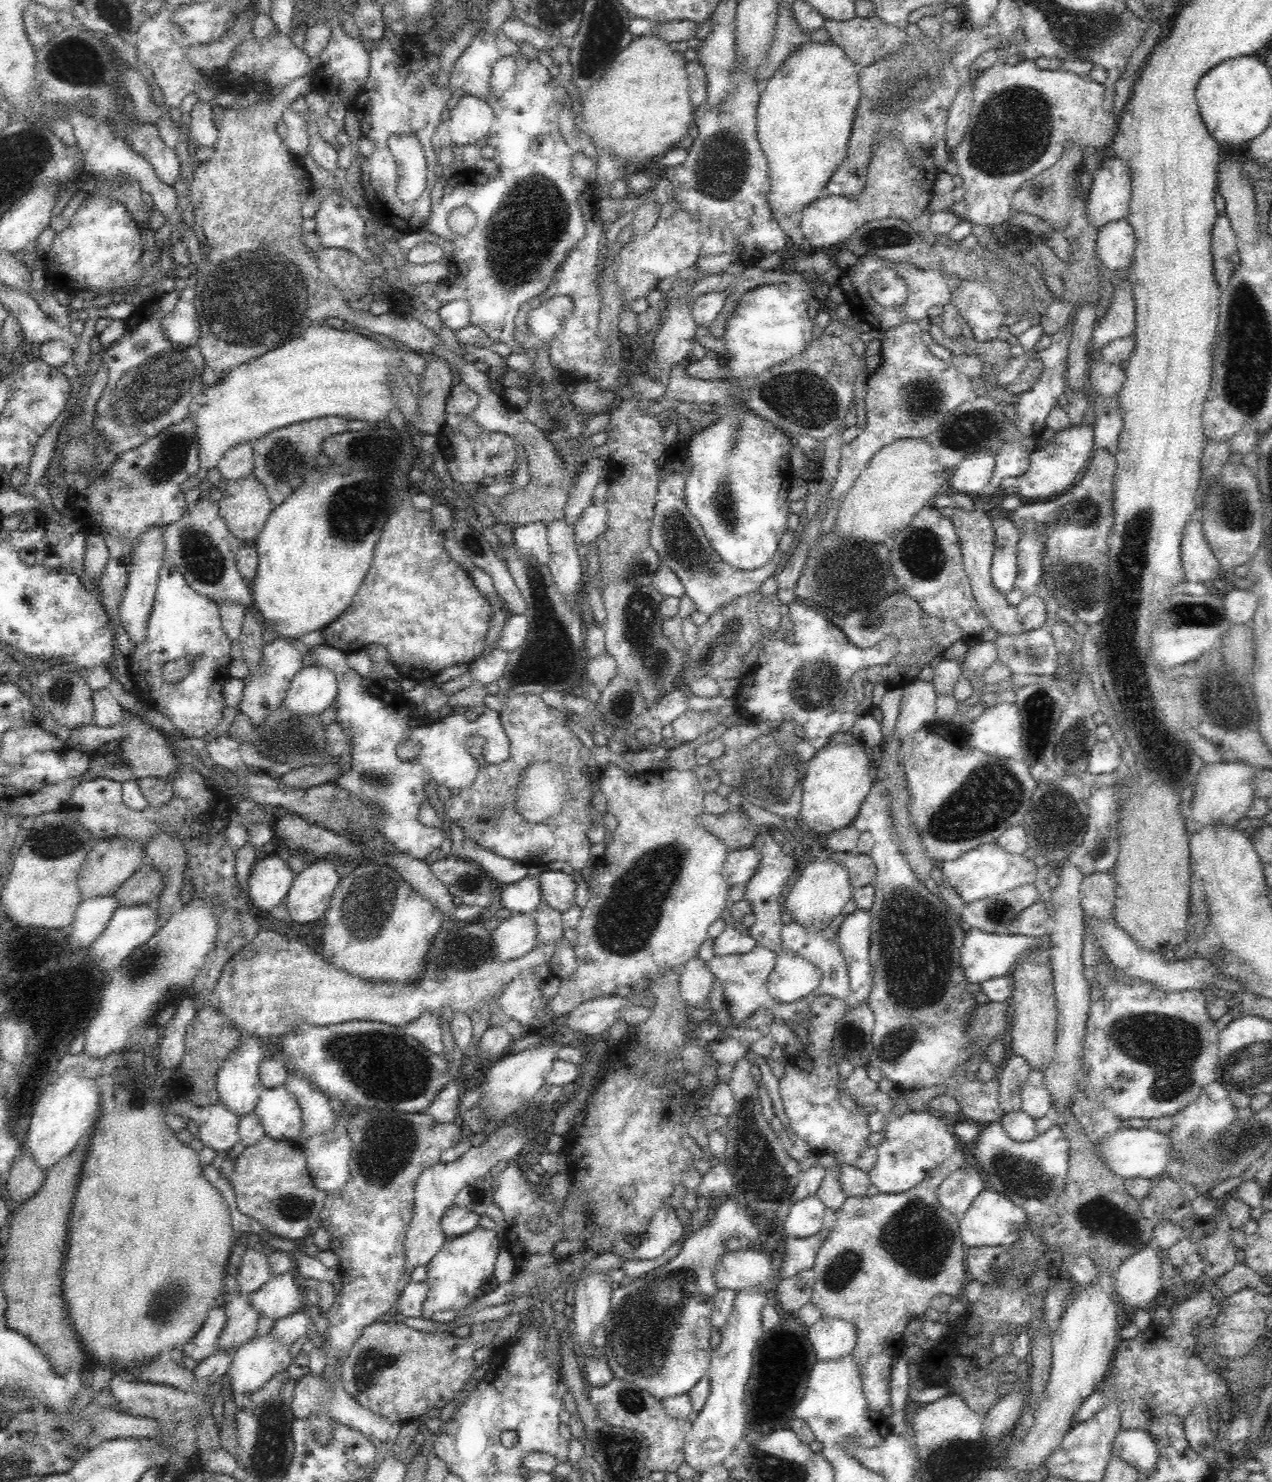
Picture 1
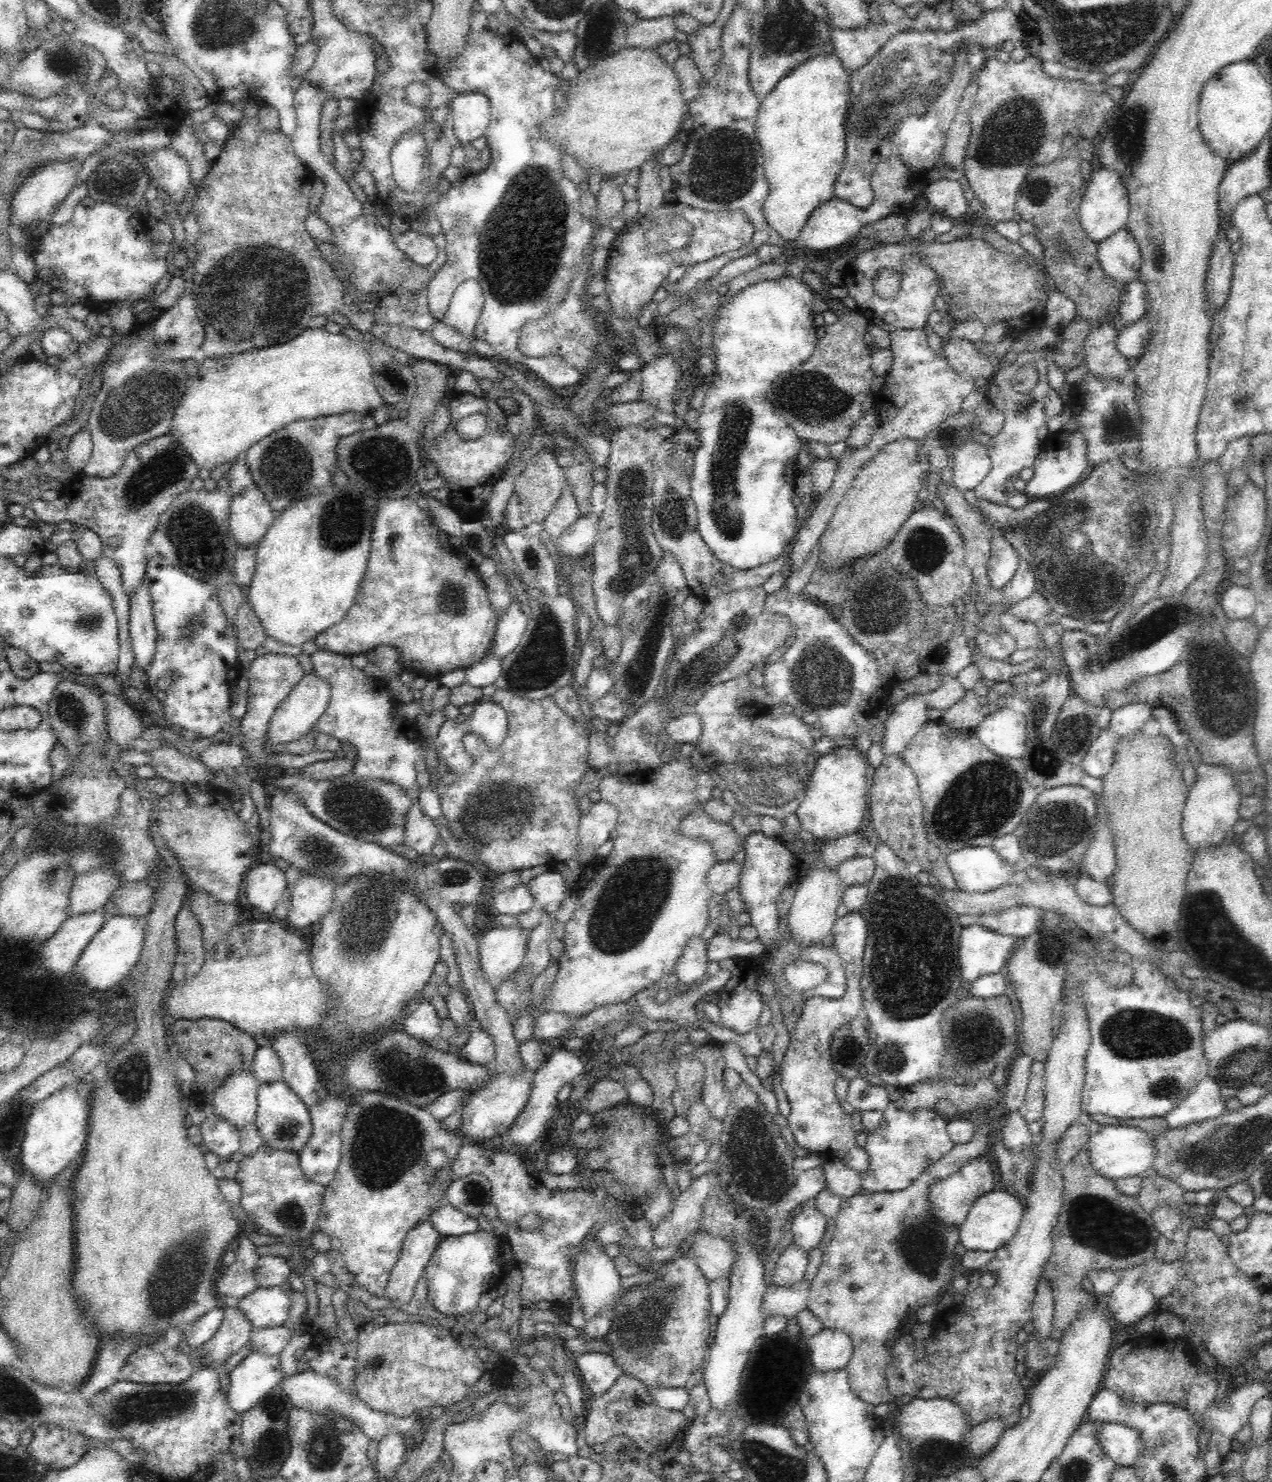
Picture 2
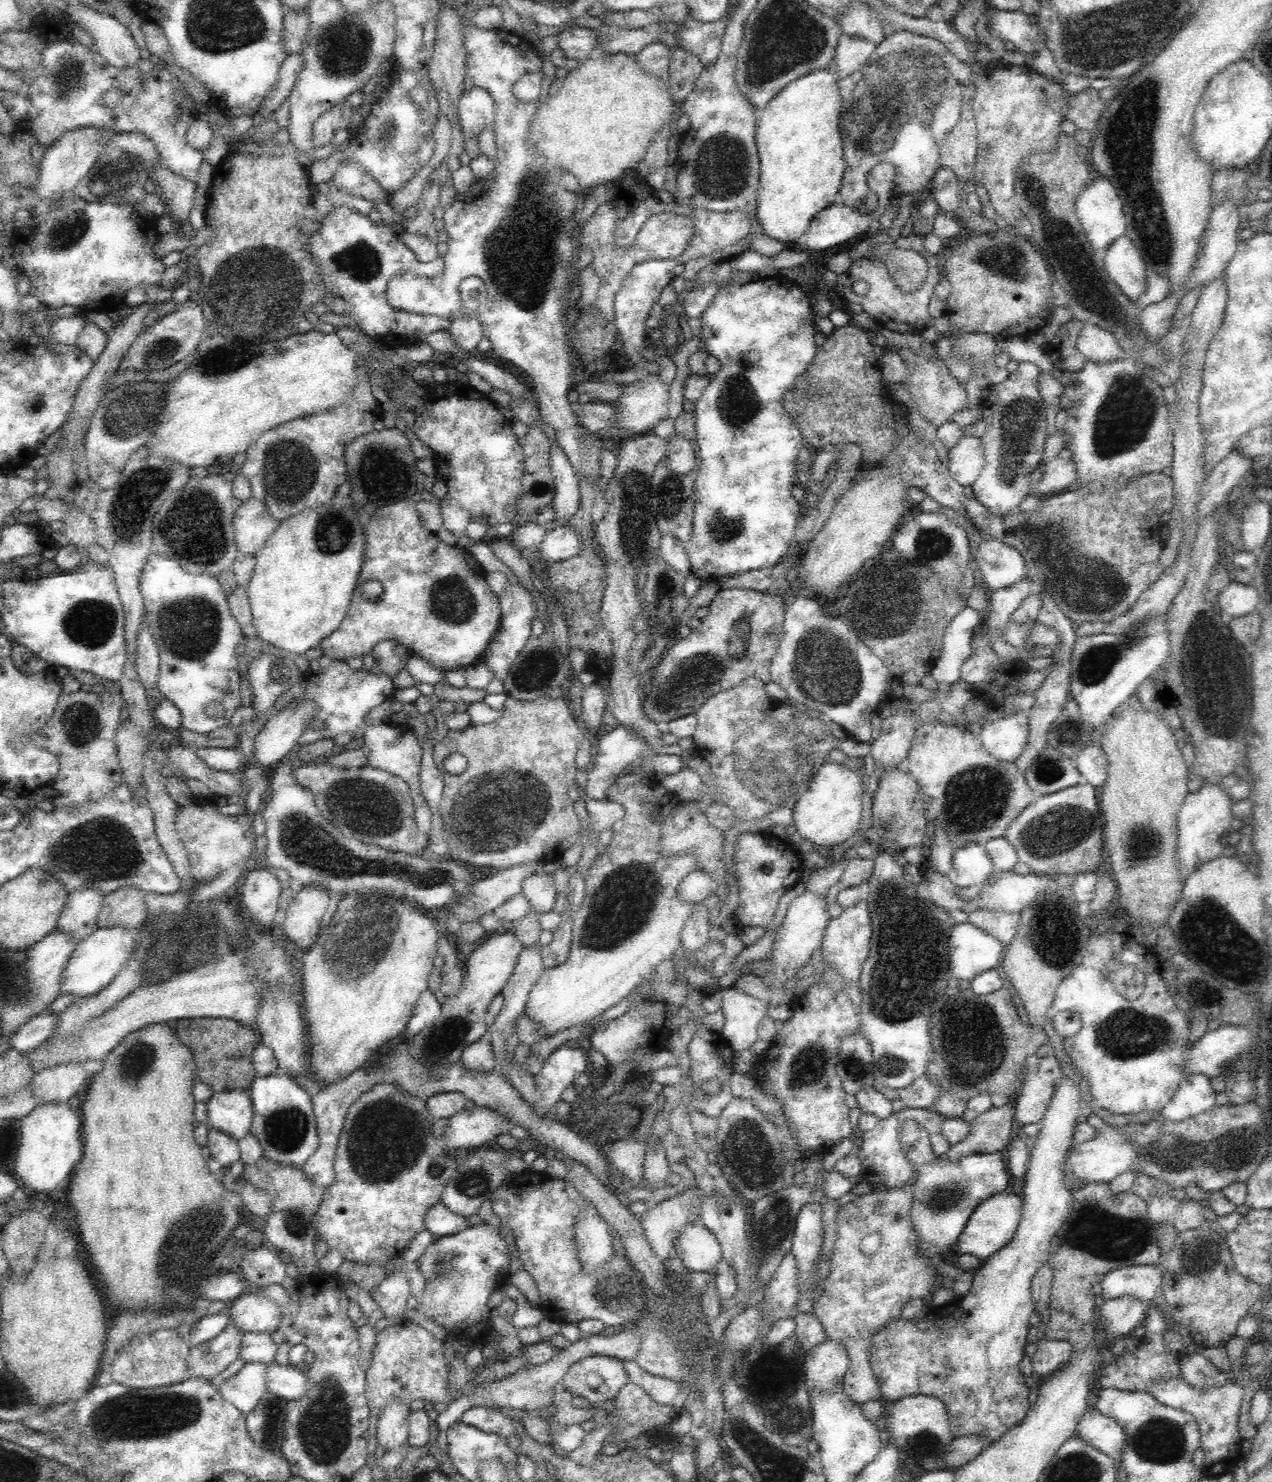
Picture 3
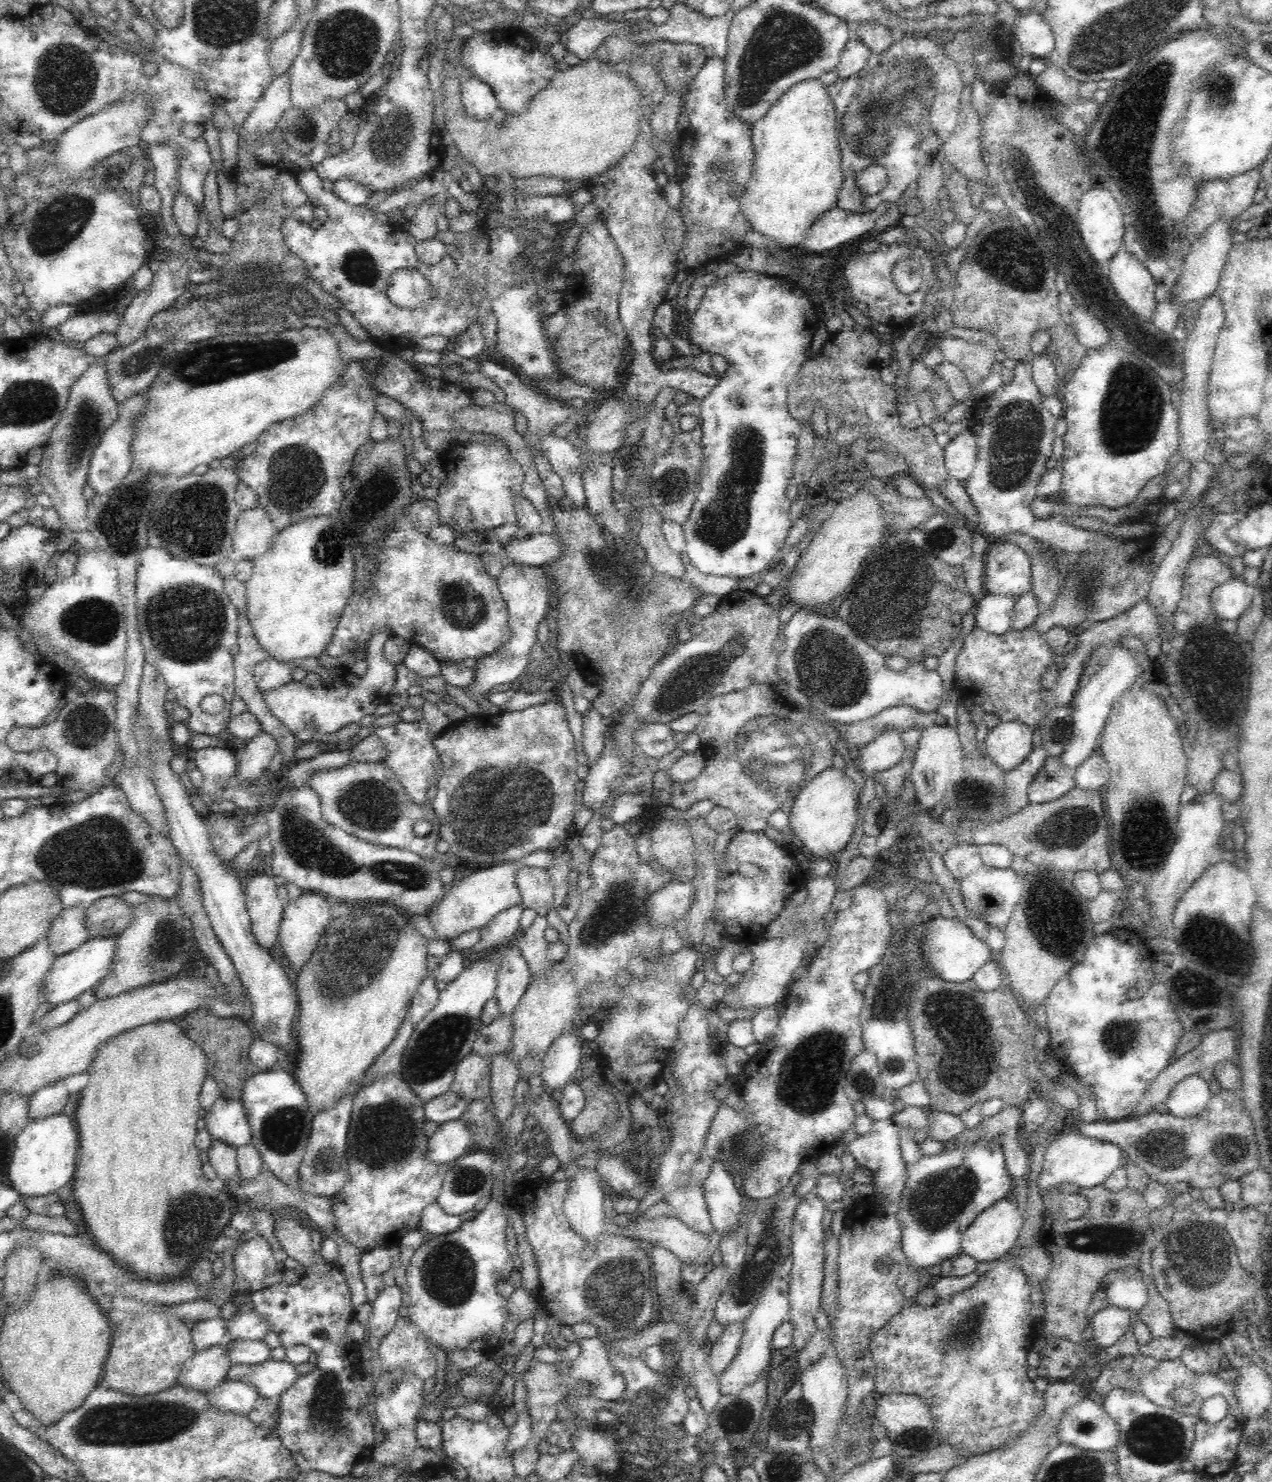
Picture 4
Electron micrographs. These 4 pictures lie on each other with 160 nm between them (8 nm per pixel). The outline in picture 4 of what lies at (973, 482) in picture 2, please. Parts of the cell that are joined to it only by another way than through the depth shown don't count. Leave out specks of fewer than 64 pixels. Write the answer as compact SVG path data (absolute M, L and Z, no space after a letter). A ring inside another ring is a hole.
M966 430L951 438L944 452L948 476L964 482L977 461L976 437Z

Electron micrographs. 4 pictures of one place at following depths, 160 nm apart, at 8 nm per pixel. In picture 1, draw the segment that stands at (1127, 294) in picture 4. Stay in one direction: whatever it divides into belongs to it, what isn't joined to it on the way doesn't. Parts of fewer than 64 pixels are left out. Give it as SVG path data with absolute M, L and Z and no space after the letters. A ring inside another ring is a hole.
M1128 219L1109 222L1097 234L1097 254L1108 270L1127 269L1136 256L1135 234Z

